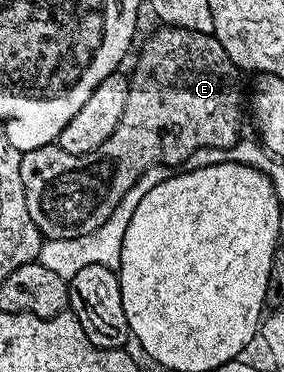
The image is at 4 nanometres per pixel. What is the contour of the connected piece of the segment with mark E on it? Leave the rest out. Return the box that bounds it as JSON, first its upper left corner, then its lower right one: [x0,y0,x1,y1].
[20,25,245,239]

